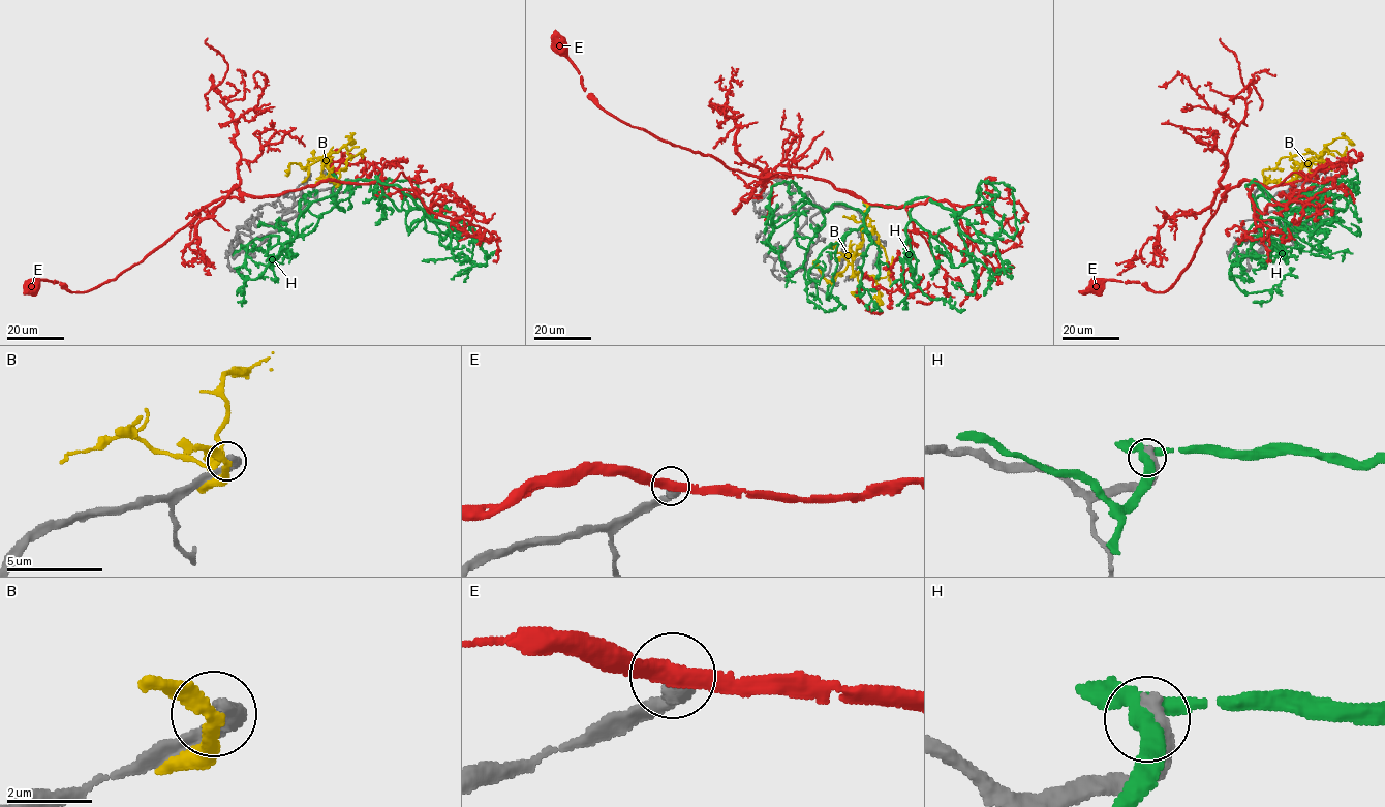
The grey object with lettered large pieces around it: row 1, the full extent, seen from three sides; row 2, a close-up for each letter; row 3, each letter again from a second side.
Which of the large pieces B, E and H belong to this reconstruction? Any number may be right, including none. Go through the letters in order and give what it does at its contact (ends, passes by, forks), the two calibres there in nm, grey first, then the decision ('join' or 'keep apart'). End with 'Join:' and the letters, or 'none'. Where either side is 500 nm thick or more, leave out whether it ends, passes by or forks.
B: it passes by | 360/280 nm | keep apart
E: it passes by | 320/360 nm | join
H: 600/340 nm | keep apart
Join: E

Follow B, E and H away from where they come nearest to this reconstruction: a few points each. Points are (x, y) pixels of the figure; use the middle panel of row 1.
B: (867, 205), (862, 243), (852, 265), (832, 281), (824, 278), (817, 261), (818, 267)
E: (868, 204), (806, 176), (747, 175), (613, 117), (584, 90), (565, 41), (554, 30)
H: (867, 207), (901, 207), (925, 197), (954, 211), (974, 206), (1013, 237), (1014, 190), (999, 182), (979, 185)

